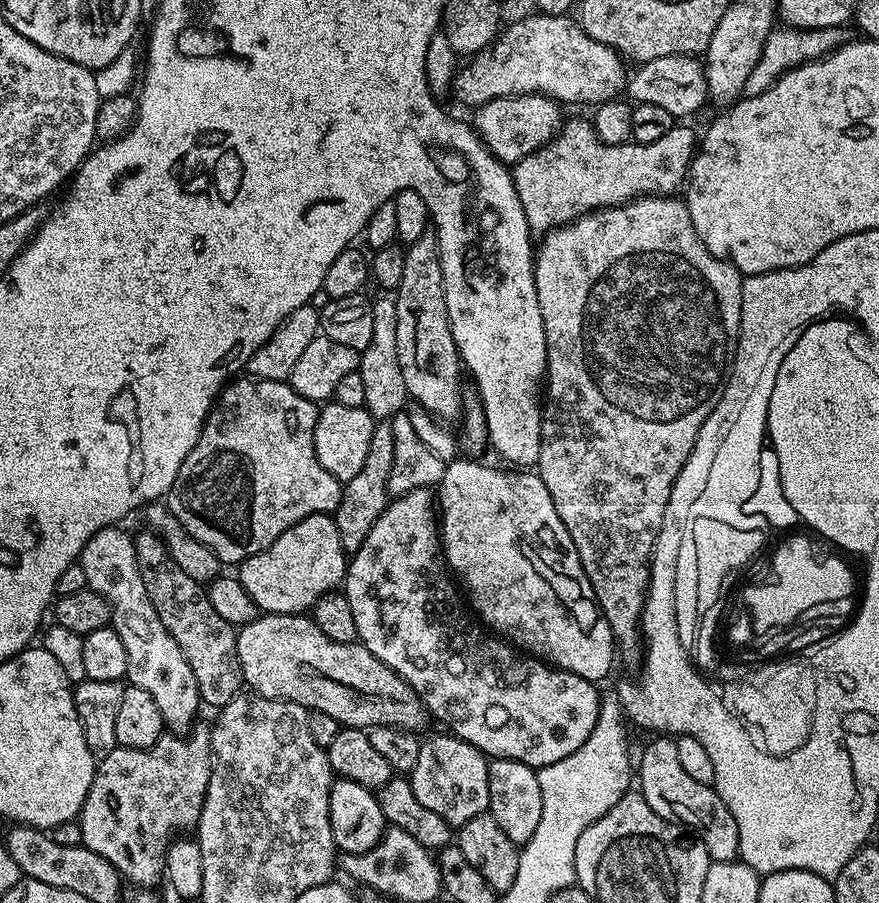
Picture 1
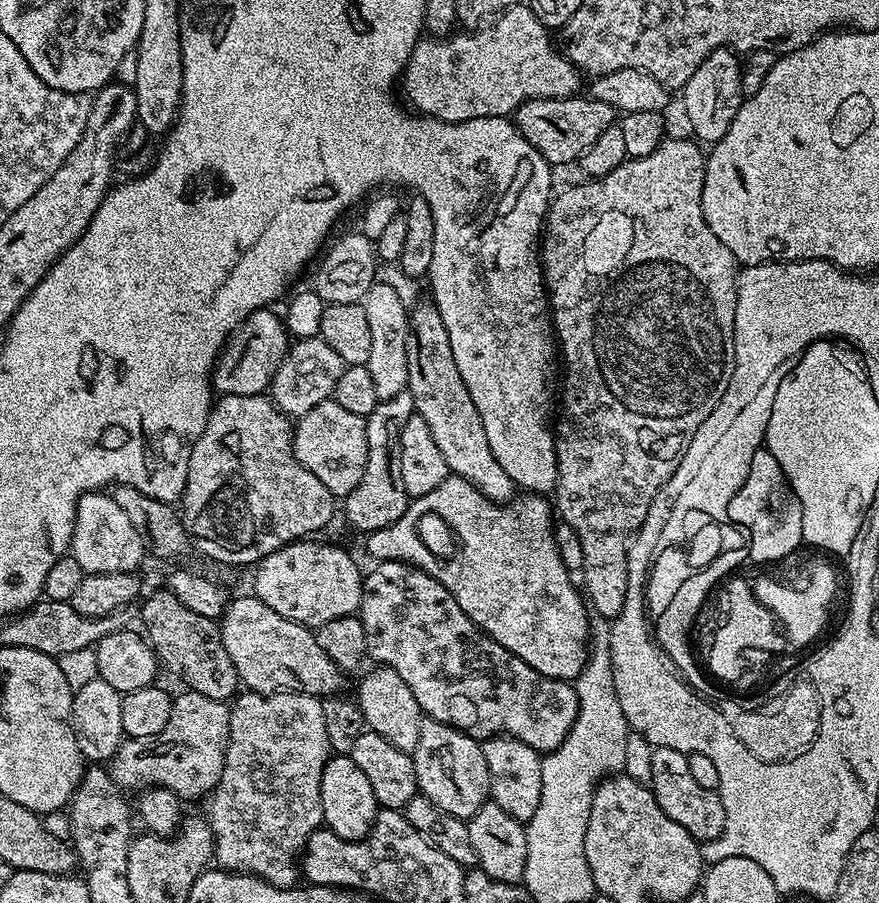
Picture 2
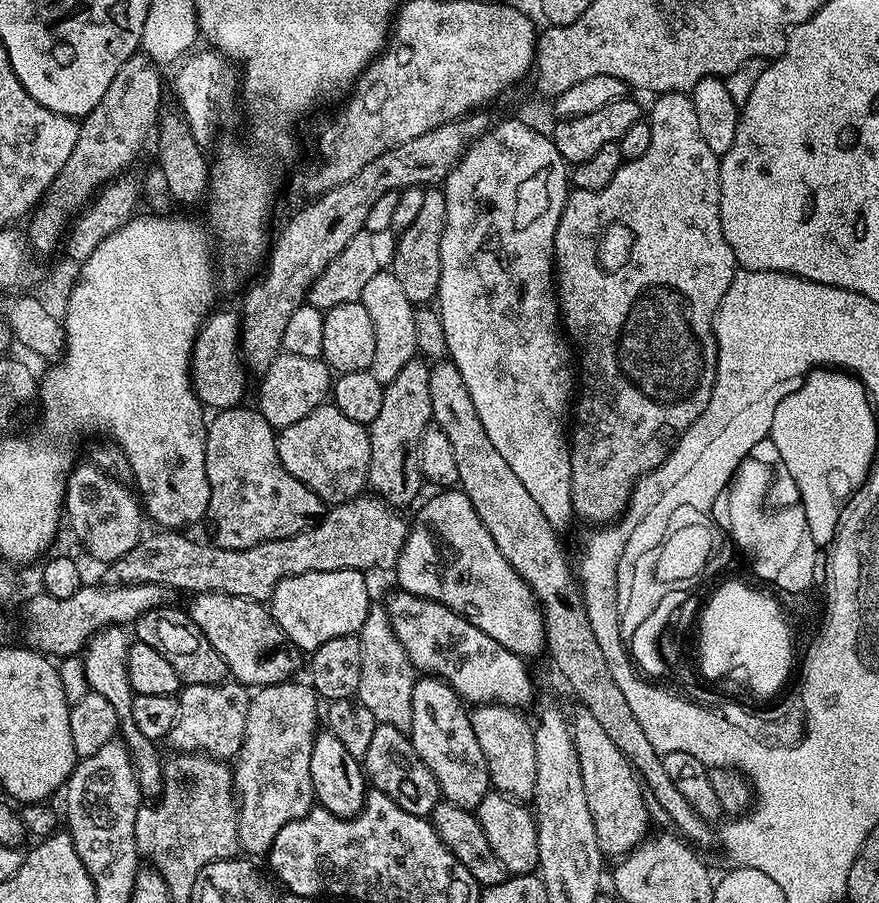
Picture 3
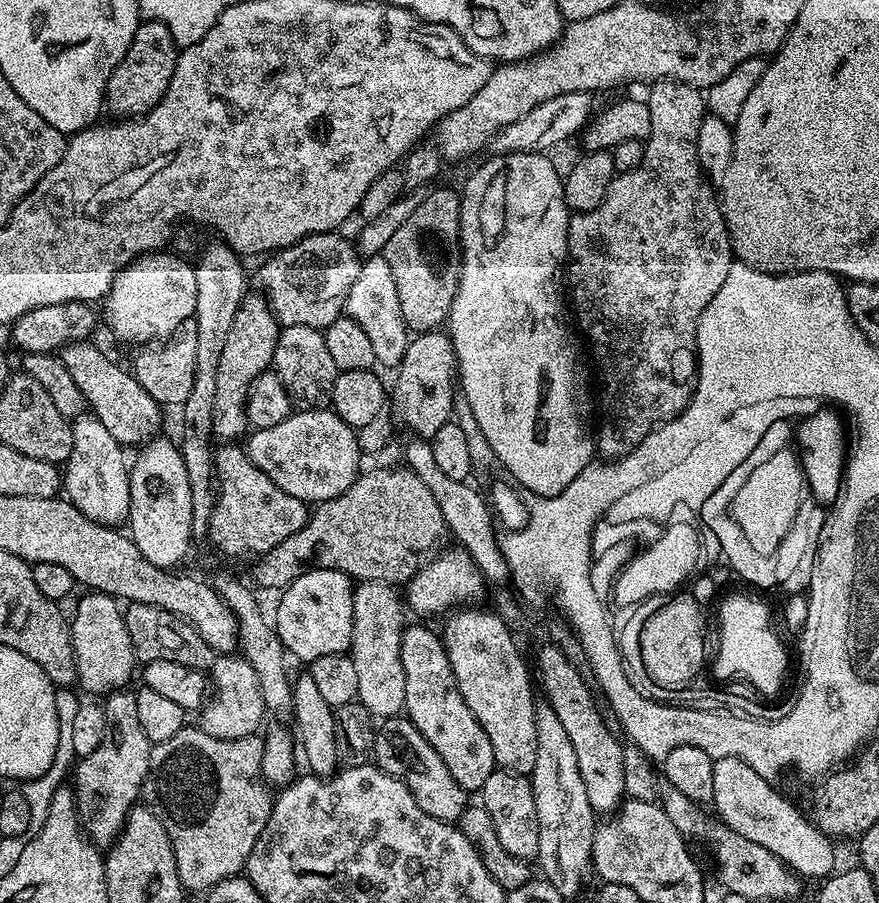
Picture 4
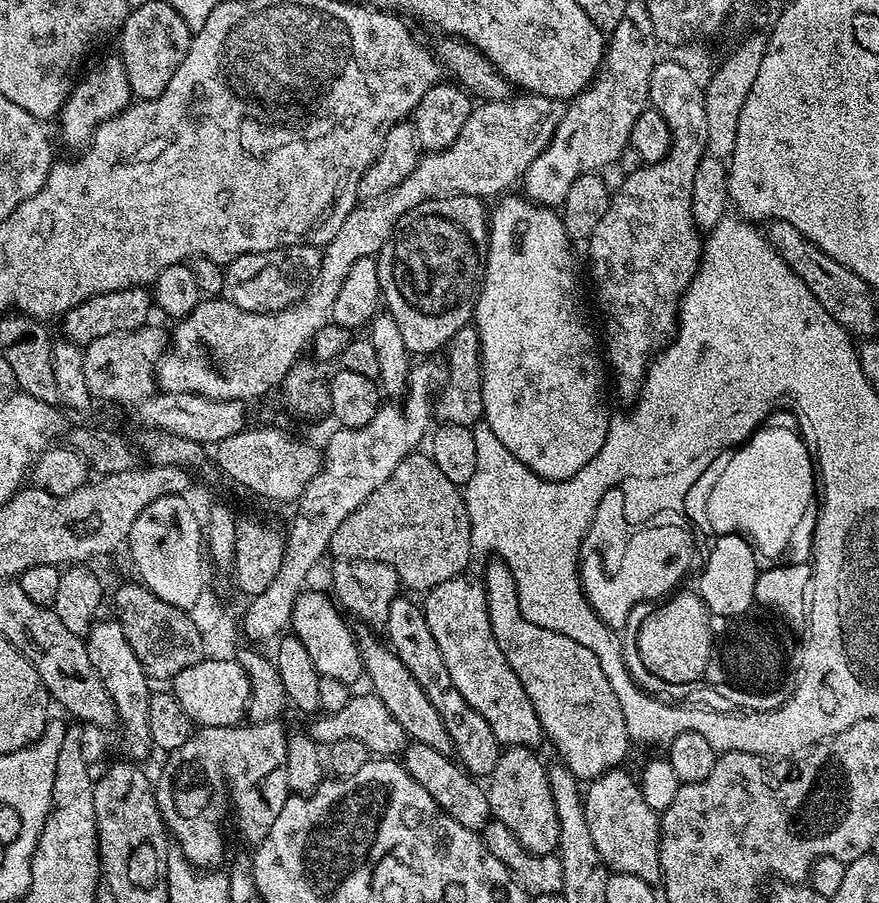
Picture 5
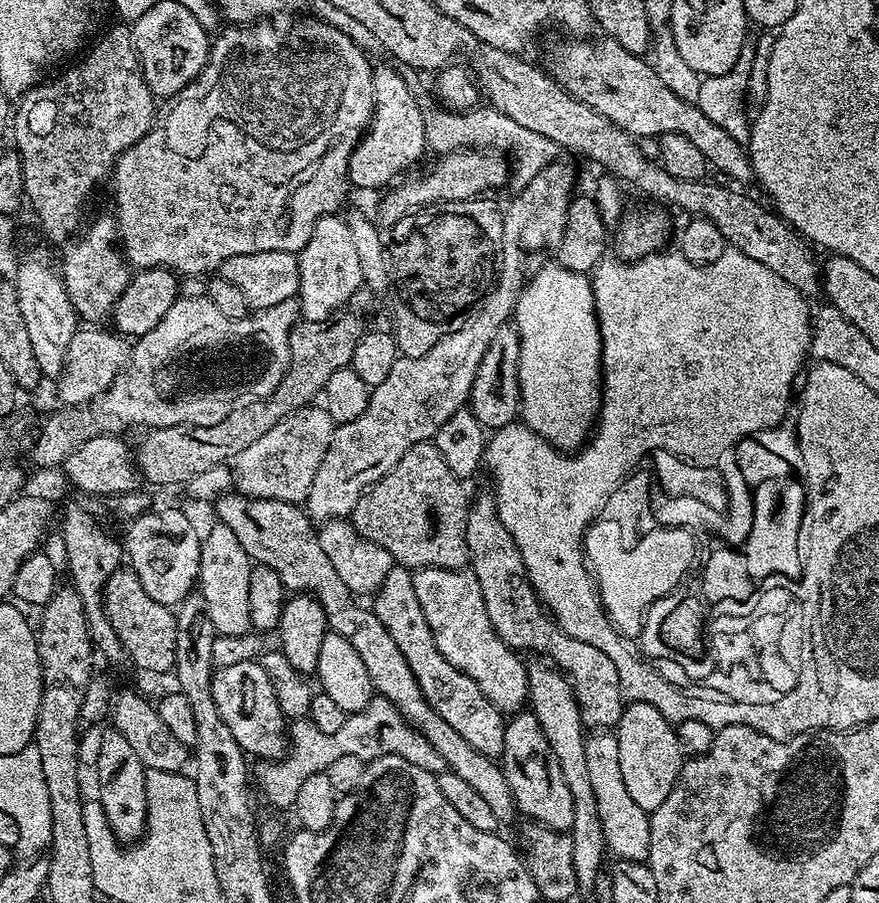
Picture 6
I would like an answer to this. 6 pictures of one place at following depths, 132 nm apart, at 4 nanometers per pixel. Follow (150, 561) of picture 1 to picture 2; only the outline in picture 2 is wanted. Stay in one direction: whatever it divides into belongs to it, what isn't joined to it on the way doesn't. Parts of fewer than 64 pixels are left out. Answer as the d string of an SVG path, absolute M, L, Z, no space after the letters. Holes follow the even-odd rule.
M167 590L154 593L145 602L144 609L140 612L140 620L144 623L144 628L142 627L143 635L152 645L157 661L163 667L165 664L174 675L181 676L184 679L183 687L185 689L198 694L206 694L206 698L214 698L225 702L231 701L237 695L238 689L241 687L238 670L234 670L234 662L230 662L230 654L226 654L226 646L222 646L220 625L217 621L202 618L202 614L194 614L194 610L182 606L182 602L178 602L175 594Z

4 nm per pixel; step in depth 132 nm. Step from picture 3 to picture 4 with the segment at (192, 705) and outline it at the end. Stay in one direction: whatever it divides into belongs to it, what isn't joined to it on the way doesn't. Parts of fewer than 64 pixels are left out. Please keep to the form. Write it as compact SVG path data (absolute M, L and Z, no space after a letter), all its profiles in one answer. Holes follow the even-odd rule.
M240 654L217 655L210 669L210 684L210 695L198 712L199 727L206 734L223 740L257 735L261 731L260 723L266 717L266 709L262 698L262 685L258 682L258 674L254 674L254 666L250 666L250 662Z

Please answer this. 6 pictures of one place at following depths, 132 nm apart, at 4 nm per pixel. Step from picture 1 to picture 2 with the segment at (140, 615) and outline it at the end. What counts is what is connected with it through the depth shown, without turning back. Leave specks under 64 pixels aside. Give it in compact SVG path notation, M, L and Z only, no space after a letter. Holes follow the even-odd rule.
M107 491L87 492L76 505L76 521L72 531L70 554L85 574L136 572L146 557L146 549L129 516L114 502Z

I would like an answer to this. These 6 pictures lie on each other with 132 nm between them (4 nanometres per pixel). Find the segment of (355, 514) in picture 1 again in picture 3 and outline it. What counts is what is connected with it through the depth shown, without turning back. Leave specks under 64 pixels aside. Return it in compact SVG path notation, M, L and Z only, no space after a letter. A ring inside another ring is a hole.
M413 358L398 372L397 377L384 387L382 407L374 422L368 425L370 438L370 466L367 487L379 499L393 506L408 504L420 492L422 477L416 447L421 434L432 420L430 386L427 363Z

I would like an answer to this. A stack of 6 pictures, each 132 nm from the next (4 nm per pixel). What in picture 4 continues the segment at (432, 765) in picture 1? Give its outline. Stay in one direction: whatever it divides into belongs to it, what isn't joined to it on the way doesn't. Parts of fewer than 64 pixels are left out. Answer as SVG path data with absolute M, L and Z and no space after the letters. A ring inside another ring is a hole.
M409 623L402 634L402 670L406 674L404 712L408 719L414 722L414 726L418 726L422 738L426 738L426 742L430 742L434 750L438 750L438 758L446 762L446 768L450 770L450 774L454 774L454 780L470 794L479 793L486 778L490 778L490 774L497 771L494 746L490 746L490 738L486 738L486 730L482 730L478 718L474 718L470 706L466 706L466 698L462 698L458 690L443 639L437 633L435 636L424 625L427 623L416 623L420 624Z

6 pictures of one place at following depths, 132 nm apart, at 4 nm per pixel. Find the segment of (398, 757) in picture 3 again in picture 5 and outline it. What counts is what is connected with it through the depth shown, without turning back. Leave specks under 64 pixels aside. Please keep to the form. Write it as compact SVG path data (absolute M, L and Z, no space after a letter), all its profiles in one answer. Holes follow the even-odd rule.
M412 742L402 753L402 763L414 782L418 782L418 786L422 786L422 790L426 790L426 794L430 794L430 798L434 798L440 809L454 818L454 822L466 826L472 832L480 832L487 826L492 811L485 785L469 776L452 756L438 754L434 746Z

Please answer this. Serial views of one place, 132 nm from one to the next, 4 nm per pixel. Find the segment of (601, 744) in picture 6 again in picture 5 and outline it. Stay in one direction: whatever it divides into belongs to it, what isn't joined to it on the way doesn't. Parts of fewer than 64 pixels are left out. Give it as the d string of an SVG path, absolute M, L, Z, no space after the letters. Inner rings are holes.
M623 767L612 768L594 778L583 789L586 826L590 826L590 838L594 838L594 846L598 846L598 854L609 870L656 882L660 880L660 816L650 806L646 806L646 798L642 798L637 777L624 771Z

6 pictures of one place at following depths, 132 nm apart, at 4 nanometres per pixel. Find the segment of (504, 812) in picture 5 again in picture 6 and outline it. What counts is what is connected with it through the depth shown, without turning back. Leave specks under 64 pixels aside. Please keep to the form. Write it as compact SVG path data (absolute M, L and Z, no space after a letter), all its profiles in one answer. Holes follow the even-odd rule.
M521 710L505 723L502 767L516 803L516 811L521 817L534 820L554 832L571 833L574 802L566 787L566 780L562 778L562 770L558 770L558 762L532 711Z

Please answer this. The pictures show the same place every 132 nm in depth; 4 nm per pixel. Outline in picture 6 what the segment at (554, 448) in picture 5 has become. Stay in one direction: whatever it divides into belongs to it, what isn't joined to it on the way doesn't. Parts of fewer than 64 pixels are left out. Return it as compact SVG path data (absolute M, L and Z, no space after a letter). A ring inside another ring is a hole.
M555 262L542 265L531 276L532 273L517 291L514 305L514 331L520 346L516 363L518 416L525 428L541 436L553 448L571 453L589 439L590 429L600 414L602 399L602 338L600 323L596 320L592 282L585 273Z

